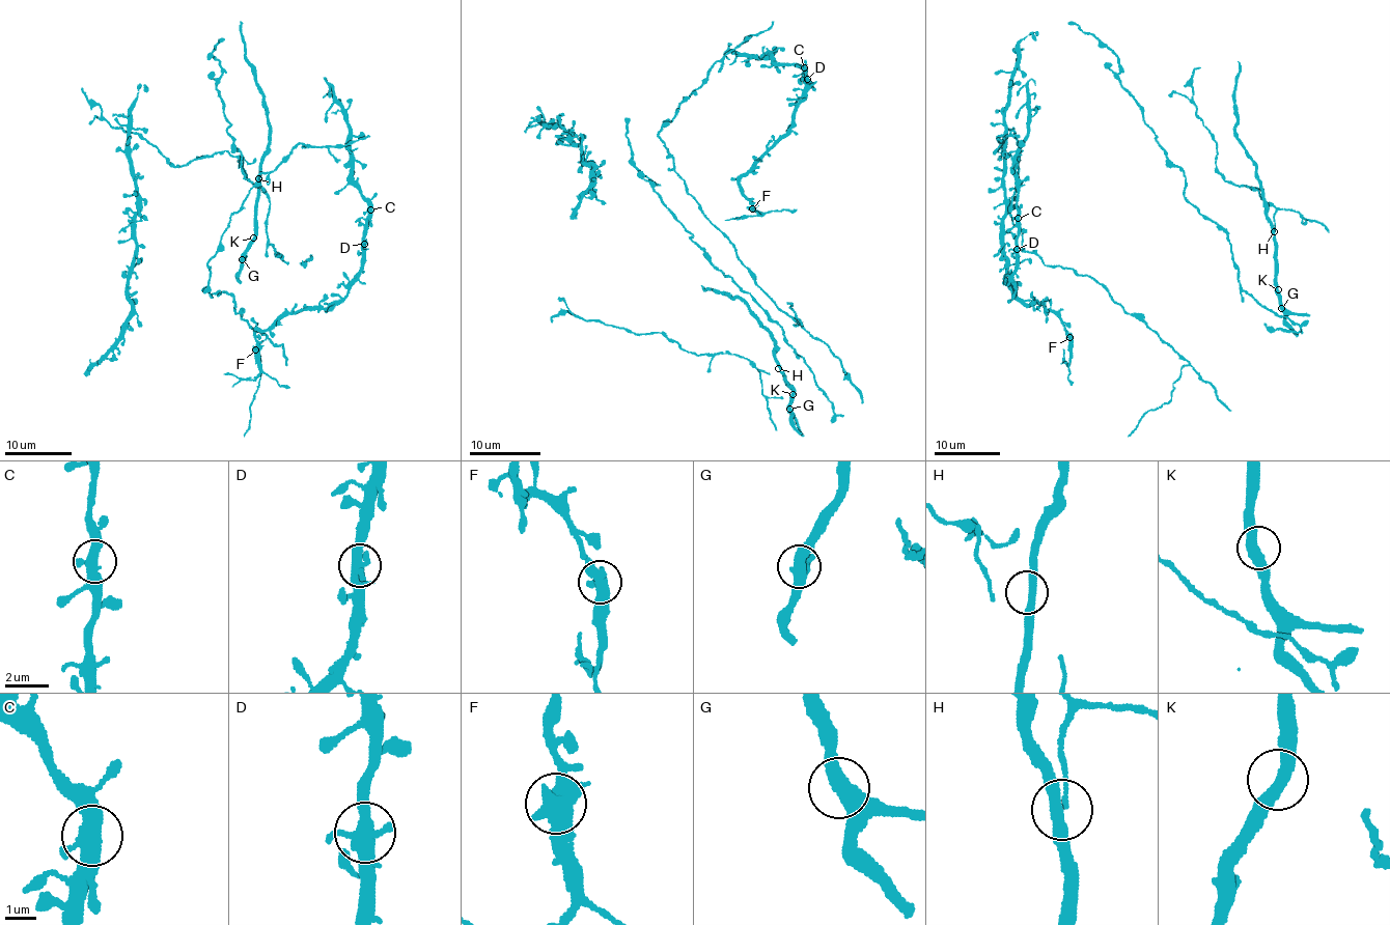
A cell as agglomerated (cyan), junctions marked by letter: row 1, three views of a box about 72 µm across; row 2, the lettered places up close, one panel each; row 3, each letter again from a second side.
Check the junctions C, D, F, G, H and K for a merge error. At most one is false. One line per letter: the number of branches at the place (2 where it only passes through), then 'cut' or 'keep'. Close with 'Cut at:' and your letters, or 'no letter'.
C: 3 branches meet; keep
D: 3 branches meet; keep
F: 2 branches meet; cut
G: 2 branches meet; keep
H: 2 branches meet; keep
K: 2 branches meet; keep
Cut at: F

